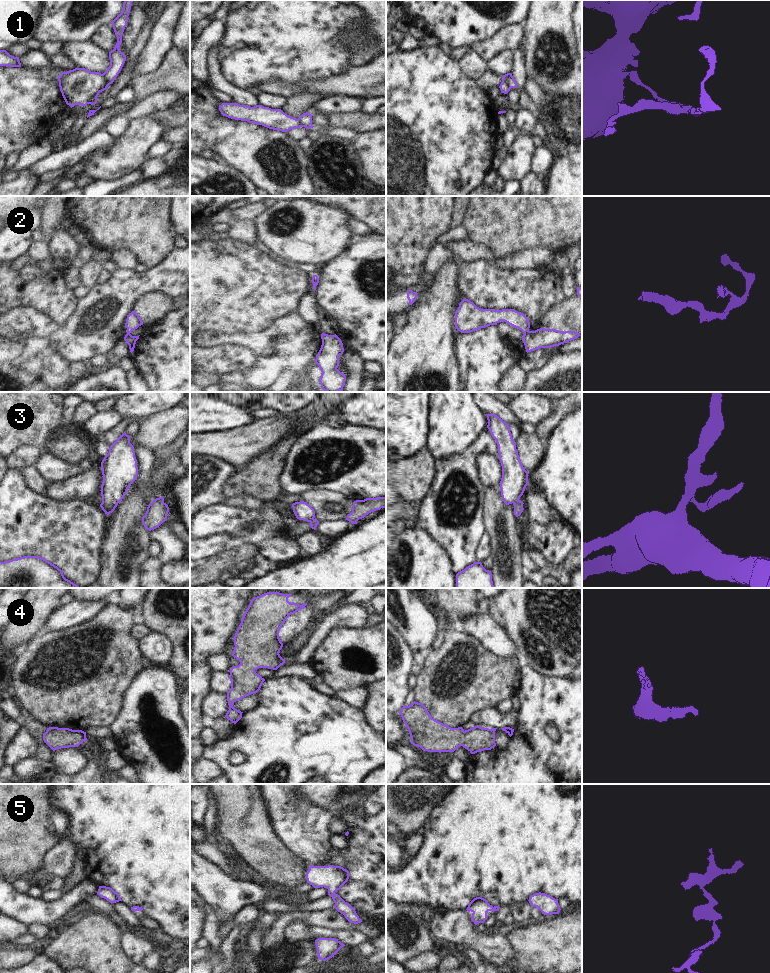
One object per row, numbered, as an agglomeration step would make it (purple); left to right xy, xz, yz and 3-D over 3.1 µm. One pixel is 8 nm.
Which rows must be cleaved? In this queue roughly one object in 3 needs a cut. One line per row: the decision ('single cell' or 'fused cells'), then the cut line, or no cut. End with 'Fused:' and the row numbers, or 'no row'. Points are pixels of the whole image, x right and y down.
1: fused cells | xy (102, 74), (106, 85), (101, 86), (86, 103)
2: fused cells | yz (528, 330), (524, 334)
3: fused cells | yz (518, 499), (512, 502)
4: single cell | no cut
5: single cell | no cut
Fused: 1, 2, 3

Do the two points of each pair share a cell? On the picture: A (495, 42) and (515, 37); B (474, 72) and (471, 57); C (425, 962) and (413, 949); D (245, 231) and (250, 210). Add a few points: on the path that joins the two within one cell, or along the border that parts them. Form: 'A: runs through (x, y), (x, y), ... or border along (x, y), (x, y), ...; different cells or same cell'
A: runs through (500, 41), (510, 37); same cell
B: runs through (473, 68), (471, 61); same cell
C: border along (431, 949), (416, 956), (410, 956), (402, 962); different cells
D: border along (231, 211), (231, 216), (234, 219), (254, 220); different cells

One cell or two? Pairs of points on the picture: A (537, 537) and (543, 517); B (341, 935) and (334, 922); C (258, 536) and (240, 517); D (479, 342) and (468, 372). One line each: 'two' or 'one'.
A: two
B: two
C: one
D: one

